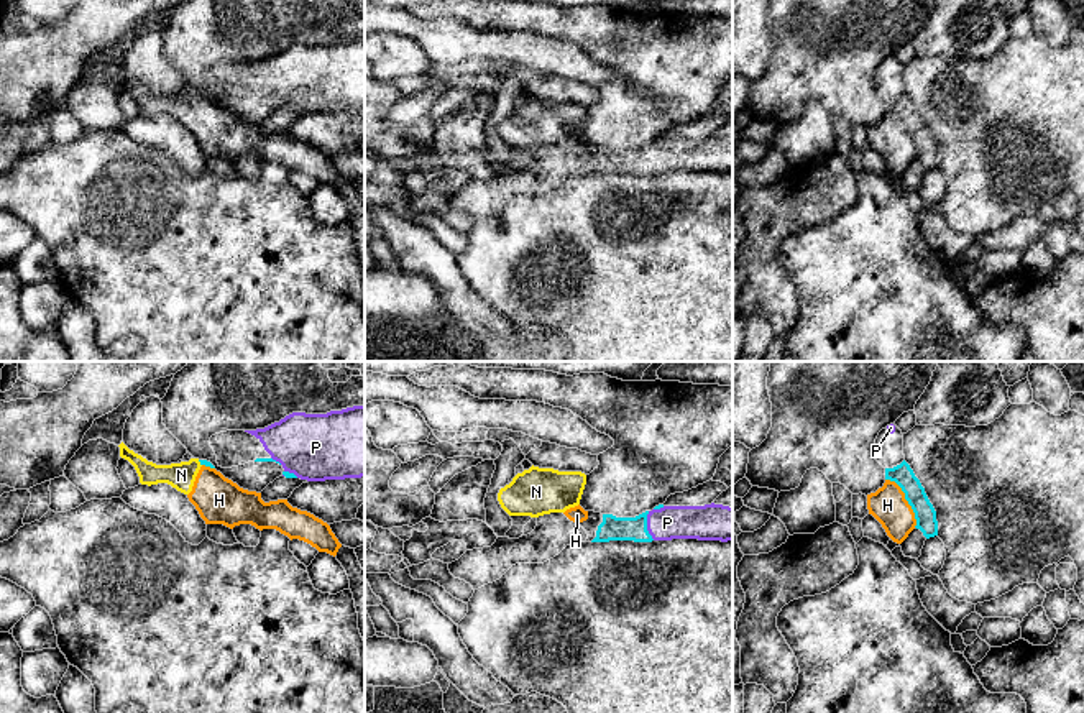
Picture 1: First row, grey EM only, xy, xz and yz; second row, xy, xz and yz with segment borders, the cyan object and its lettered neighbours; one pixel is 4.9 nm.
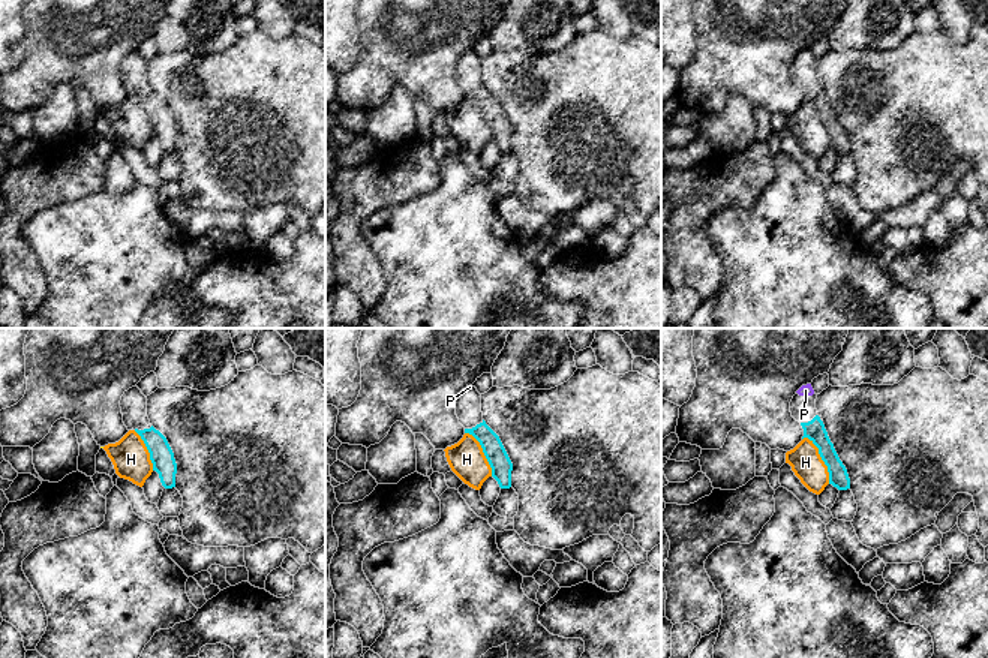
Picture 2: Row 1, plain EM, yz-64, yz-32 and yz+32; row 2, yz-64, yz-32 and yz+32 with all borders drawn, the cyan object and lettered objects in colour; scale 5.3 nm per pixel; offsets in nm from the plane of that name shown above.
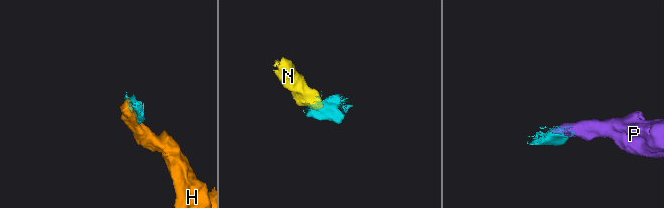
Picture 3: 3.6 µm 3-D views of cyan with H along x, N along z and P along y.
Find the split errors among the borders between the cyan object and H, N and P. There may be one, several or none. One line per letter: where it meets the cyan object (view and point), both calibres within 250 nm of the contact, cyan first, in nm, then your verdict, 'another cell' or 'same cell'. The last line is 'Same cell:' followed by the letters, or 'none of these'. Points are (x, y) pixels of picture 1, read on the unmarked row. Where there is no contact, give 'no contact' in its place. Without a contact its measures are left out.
H: contact yz (905, 130); calibres 110 and 180 nm; another cell
N: contact xy (201, 96); calibres 30 and 130 nm; another cell
P: contact xz (646, 158); calibres 120 and 160 nm; same cell
Same cell: P

